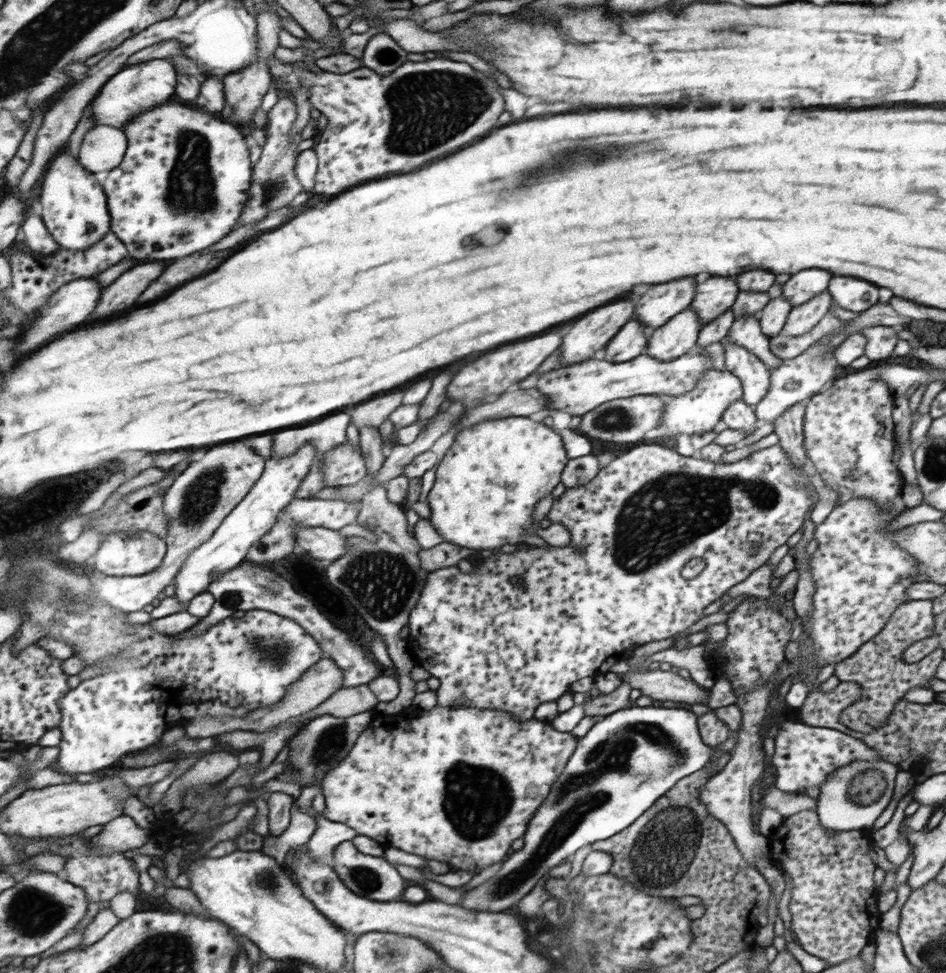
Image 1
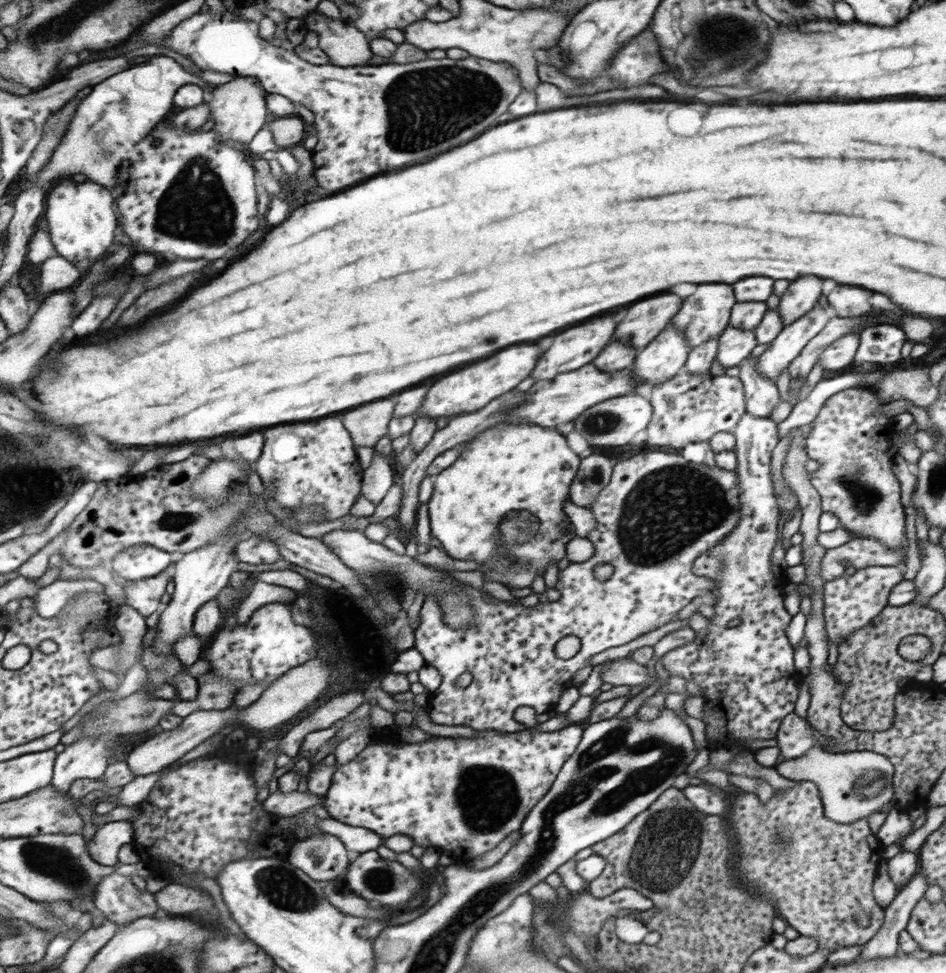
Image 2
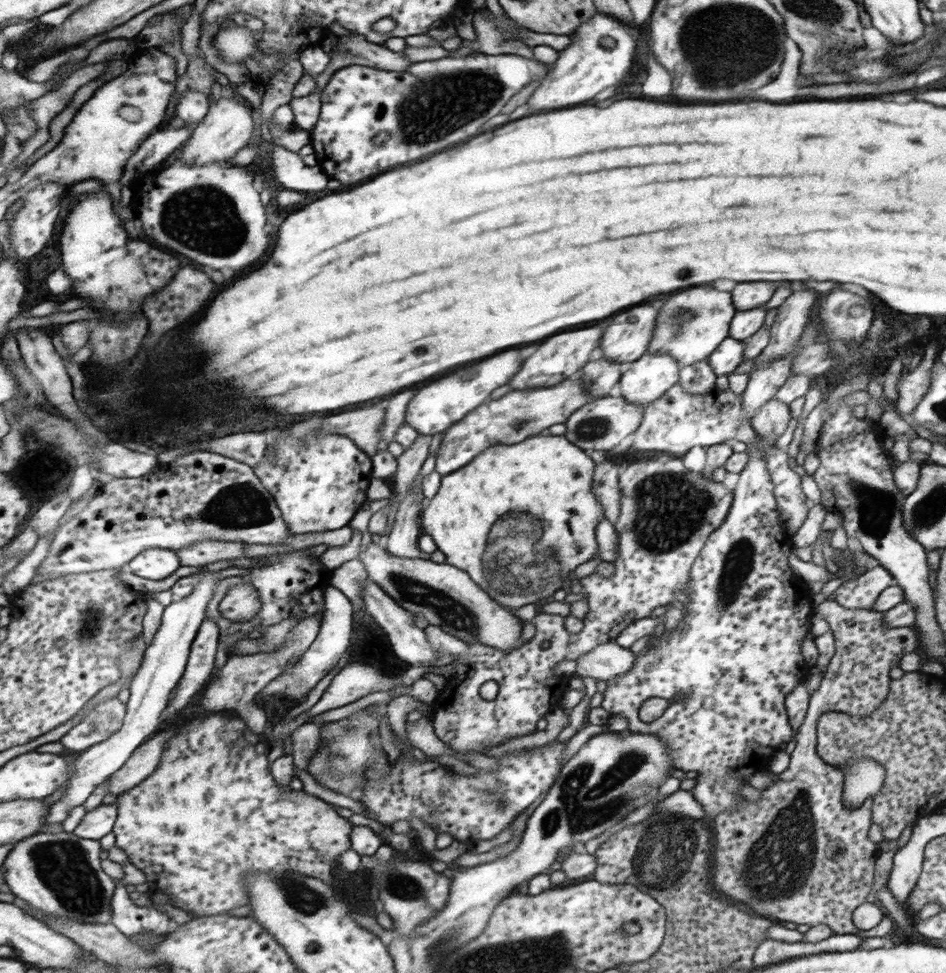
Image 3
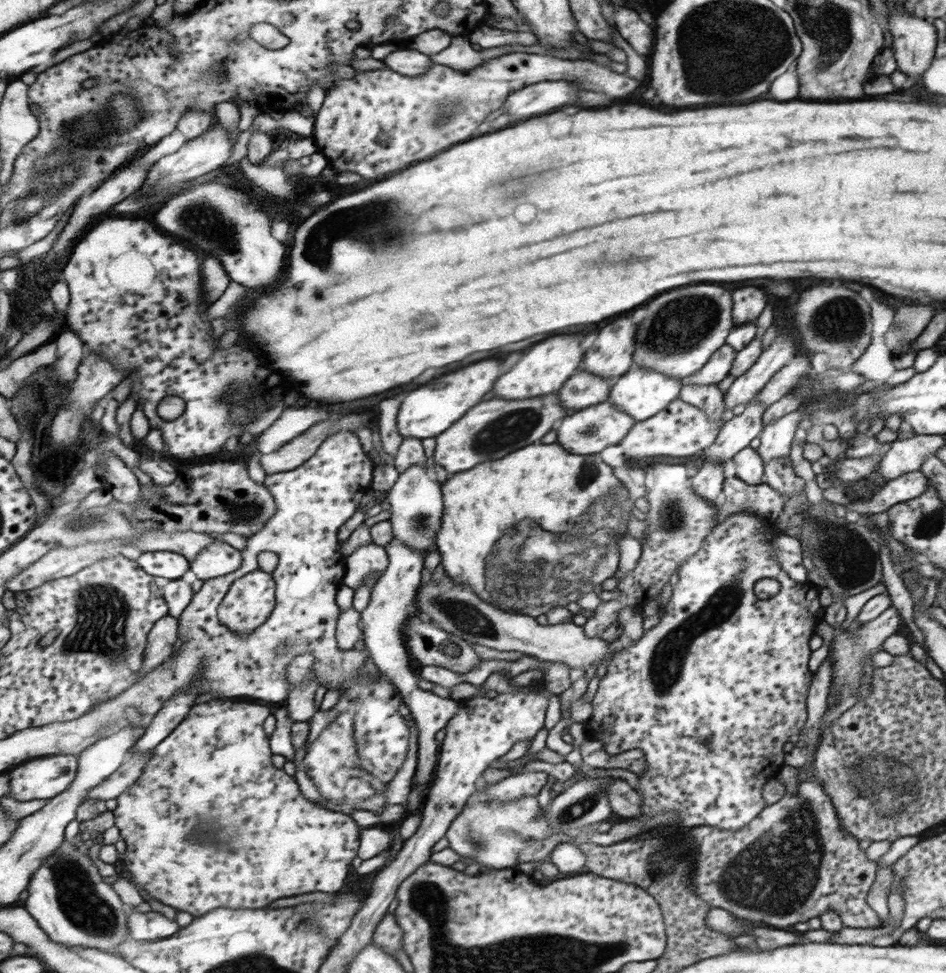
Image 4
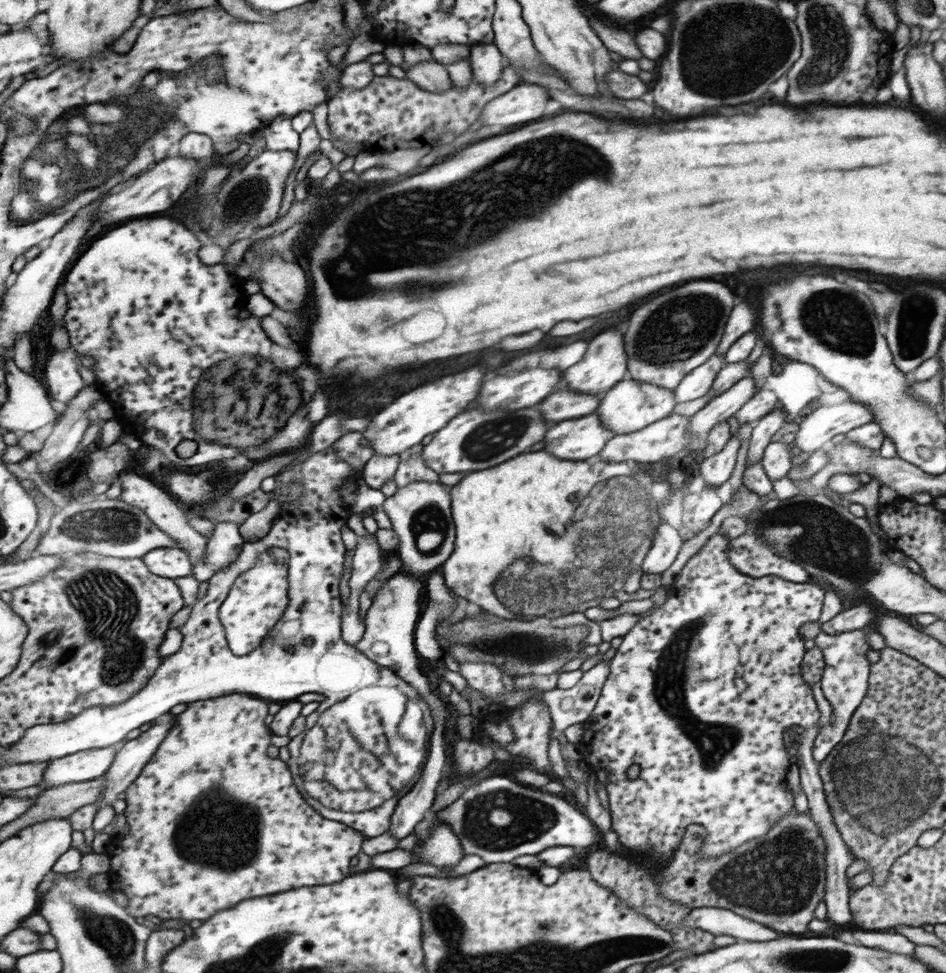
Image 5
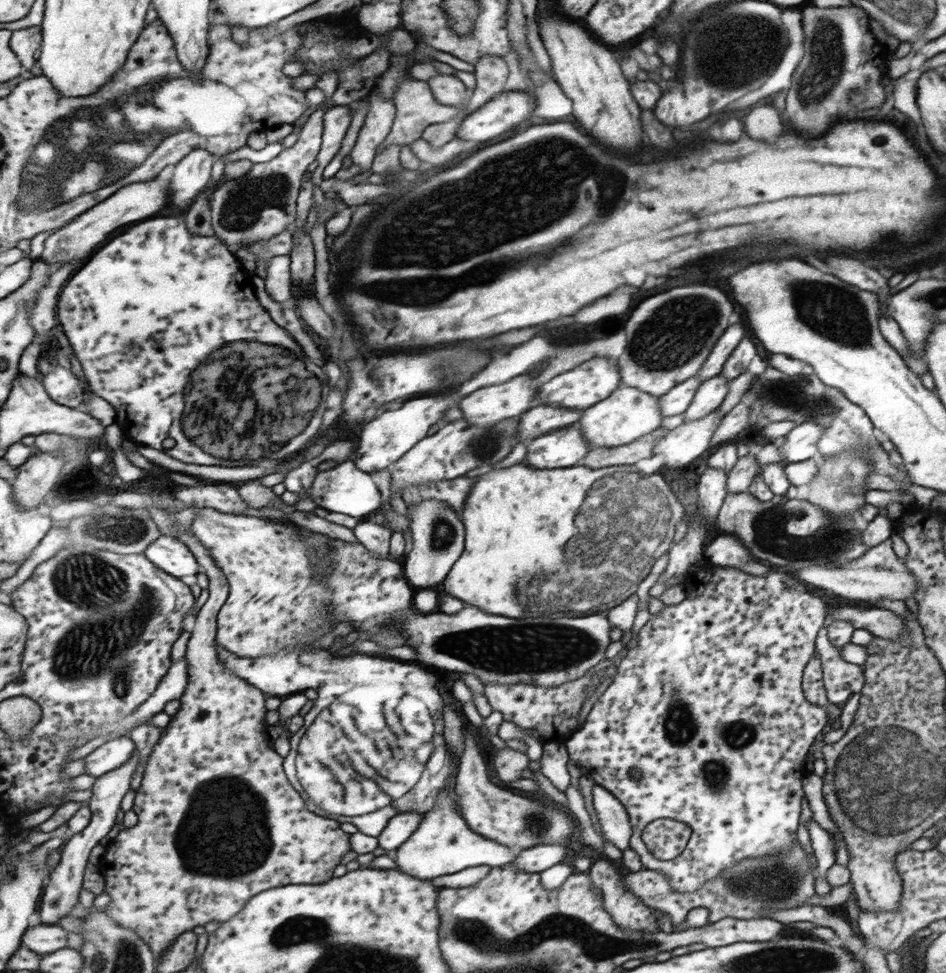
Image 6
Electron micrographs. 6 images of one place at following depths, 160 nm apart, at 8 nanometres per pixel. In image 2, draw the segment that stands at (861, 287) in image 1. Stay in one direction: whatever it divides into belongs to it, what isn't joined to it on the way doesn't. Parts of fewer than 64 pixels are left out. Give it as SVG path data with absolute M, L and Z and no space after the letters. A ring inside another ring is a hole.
M835 286L835 288L826 296L827 304L835 310L835 317L861 317L861 314L867 314L871 310L867 304L867 296L871 296L869 290L855 288L855 286Z

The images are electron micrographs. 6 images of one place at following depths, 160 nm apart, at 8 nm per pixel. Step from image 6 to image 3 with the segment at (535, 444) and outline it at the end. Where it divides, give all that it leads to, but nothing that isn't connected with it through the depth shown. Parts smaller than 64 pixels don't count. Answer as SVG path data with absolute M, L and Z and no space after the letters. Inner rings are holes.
M605 396L593 398L591 402L584 404L575 413L572 413L564 422L566 429L563 436L569 442L576 444L583 450L590 448L593 451L609 451L609 448L617 446L625 436L636 432L643 420L644 407L627 402L623 397Z

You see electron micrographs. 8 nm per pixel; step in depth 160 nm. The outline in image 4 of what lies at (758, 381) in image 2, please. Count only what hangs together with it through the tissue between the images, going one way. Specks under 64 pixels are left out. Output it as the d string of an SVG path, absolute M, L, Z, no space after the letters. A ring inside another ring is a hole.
M795 410L780 416L772 423L765 425L758 434L760 444L756 451L761 460L767 462L771 459L789 459L789 449L793 440L793 432L803 417L800 411Z

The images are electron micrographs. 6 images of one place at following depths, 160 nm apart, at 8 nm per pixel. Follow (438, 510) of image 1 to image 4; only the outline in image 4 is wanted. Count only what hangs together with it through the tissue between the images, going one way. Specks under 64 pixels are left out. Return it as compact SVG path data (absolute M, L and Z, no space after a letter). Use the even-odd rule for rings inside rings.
M559 443L523 446L517 452L511 452L493 462L480 462L481 466L473 465L469 470L452 473L447 476L442 485L444 498L443 526L437 533L437 546L442 554L444 574L455 580L456 583L465 583L470 589L485 602L495 605L500 611L524 613L535 618L545 614L551 607L565 607L567 603L575 602L579 594L592 593L593 586L601 590L605 586L606 578L617 578L617 570L621 570L621 538L625 538L629 529L629 513L638 515L633 501L624 498L624 490L620 481L613 475L613 466L605 462L596 454L571 454Z

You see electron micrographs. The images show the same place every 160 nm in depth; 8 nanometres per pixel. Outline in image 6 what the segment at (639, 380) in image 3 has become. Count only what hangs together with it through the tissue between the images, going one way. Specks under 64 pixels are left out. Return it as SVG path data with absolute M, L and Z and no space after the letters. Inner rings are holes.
M620 385L611 396L596 402L588 409L583 409L581 416L573 425L580 428L590 448L593 446L616 447L628 445L630 442L651 434L659 428L661 419L658 397Z

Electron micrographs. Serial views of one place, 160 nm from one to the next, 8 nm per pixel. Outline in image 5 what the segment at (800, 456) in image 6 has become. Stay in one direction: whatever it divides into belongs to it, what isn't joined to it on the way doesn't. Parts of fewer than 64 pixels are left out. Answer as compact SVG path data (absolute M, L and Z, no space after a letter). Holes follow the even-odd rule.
M851 398L840 404L817 406L801 419L791 446L811 454L842 437L849 429L873 420L870 408Z

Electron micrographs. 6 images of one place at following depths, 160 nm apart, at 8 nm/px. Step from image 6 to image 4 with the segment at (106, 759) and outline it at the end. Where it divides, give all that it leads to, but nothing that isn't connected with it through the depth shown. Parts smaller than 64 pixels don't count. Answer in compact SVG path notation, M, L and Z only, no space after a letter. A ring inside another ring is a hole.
M51 755L31 759L10 770L11 792L8 796L21 802L33 800L52 800L72 786L79 771L81 760L77 755Z

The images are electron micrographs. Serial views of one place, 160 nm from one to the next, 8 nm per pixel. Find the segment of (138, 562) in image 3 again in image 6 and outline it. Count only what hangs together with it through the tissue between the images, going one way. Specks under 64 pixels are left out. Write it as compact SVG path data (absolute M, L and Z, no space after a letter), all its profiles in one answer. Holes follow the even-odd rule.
M163 535L147 548L145 554L161 570L180 579L203 571L187 543L181 542L176 536Z

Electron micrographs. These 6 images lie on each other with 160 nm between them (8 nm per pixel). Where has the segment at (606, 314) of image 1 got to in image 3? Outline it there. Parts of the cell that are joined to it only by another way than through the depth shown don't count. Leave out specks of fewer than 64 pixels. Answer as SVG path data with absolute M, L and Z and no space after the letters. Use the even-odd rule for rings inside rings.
M591 326L591 328L561 332L555 334L553 338L543 340L543 344L539 344L539 348L533 354L527 354L529 358L525 360L525 366L520 366L521 370L517 372L517 378L512 378L509 386L512 391L515 391L559 385L561 381L568 379L567 376L579 373L579 368L583 368L583 364L589 360L589 354L599 346L602 336L599 326Z

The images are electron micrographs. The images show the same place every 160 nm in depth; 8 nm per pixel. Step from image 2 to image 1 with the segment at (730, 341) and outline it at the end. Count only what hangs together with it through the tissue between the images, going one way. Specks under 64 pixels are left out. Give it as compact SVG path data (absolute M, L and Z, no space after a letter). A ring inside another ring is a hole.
M754 316L734 318L727 336L734 345L754 354L768 369L775 368L780 360L770 353L768 338L760 331L757 320Z

